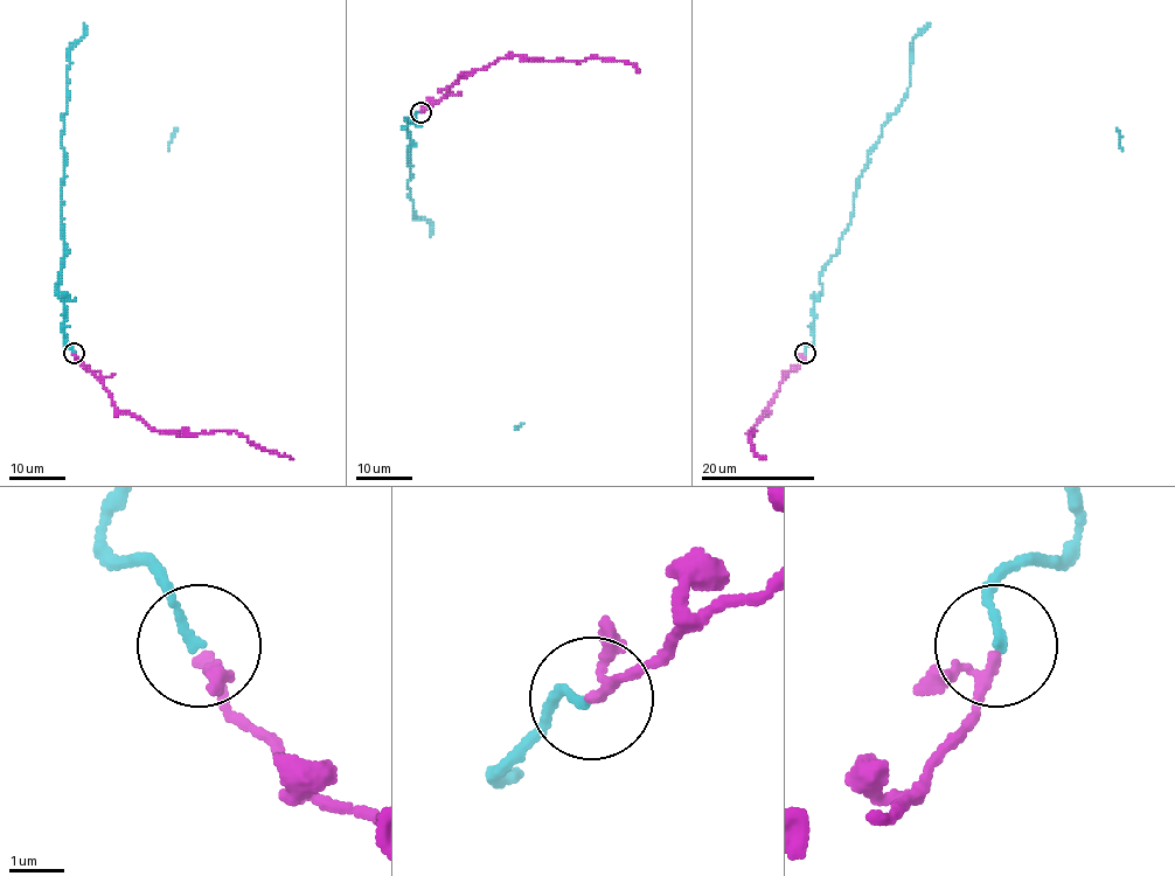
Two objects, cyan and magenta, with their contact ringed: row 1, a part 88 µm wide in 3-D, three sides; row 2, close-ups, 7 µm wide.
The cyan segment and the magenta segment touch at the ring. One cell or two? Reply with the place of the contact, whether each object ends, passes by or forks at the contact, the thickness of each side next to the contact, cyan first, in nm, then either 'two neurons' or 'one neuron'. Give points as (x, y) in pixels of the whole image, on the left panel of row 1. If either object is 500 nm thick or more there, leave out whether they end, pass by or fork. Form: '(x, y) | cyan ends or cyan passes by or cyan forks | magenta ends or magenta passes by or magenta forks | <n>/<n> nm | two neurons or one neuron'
(74, 353) | cyan ends | magenta passes by | 170/150 nm | one neuron

